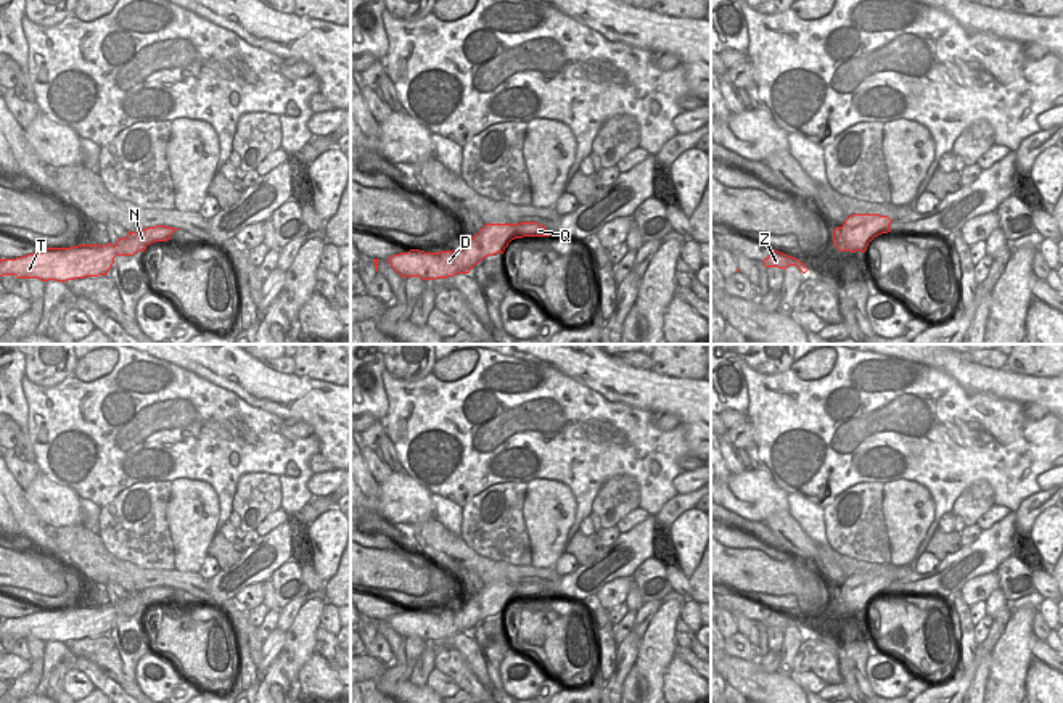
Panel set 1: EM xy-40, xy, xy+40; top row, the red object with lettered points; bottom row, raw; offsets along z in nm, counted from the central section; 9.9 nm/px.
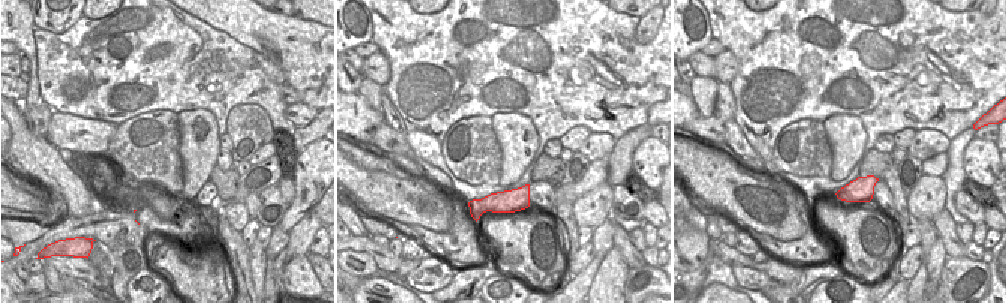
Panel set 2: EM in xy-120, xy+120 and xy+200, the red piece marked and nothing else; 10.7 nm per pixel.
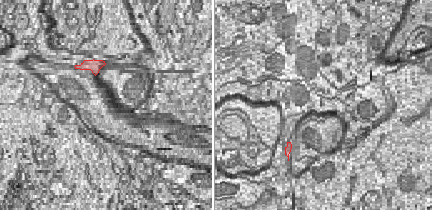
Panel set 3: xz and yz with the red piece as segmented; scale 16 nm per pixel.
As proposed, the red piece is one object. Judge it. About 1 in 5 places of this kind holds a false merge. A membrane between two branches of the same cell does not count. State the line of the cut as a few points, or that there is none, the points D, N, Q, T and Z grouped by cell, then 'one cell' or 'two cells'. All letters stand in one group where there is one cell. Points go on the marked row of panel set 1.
no cut | D N Q T Z | one cell

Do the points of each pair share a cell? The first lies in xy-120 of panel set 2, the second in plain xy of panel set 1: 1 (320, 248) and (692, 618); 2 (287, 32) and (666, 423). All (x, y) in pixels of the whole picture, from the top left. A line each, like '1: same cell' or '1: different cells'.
1: same cell
2: different cells

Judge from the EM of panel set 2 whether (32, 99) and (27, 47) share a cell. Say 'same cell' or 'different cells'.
same cell

